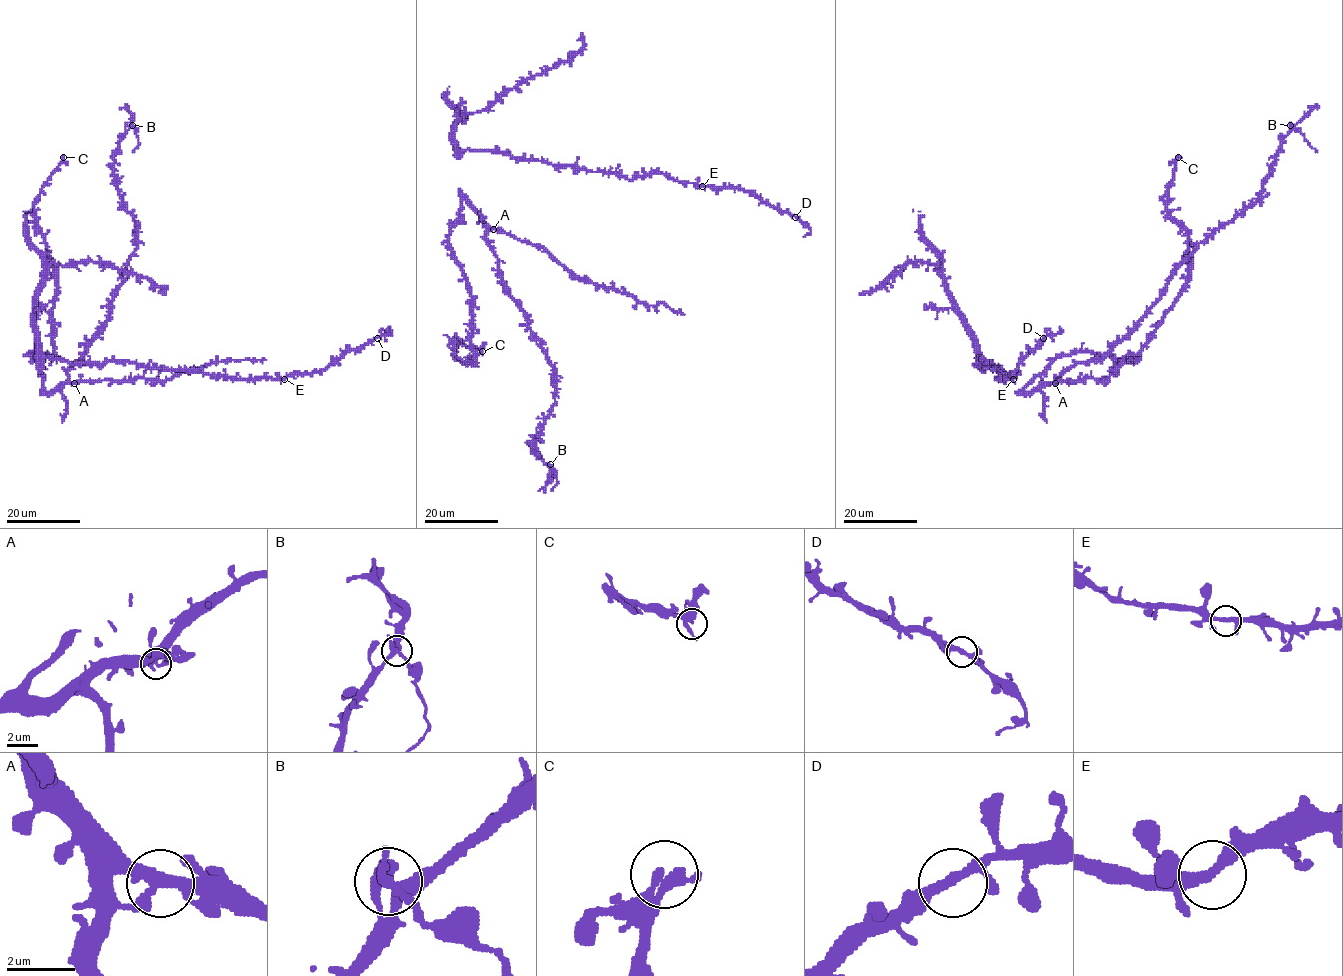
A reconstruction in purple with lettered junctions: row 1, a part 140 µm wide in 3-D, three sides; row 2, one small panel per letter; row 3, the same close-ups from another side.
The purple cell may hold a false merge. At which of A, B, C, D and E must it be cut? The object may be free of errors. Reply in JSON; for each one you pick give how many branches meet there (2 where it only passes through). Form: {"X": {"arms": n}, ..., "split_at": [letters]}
{"B": {"arms": 3}, "split_at": ["B"]}

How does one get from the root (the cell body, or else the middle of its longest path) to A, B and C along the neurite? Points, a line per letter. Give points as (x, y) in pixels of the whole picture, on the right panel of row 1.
A: (1028, 392), (1055, 383)
B: (1028, 392), (1079, 363), (1101, 359), (1130, 330), (1160, 296), (1171, 272), (1256, 201), (1291, 126)
C: (1028, 392), (1025, 388), (1065, 355), (1133, 357), (1173, 304), (1191, 268), (1188, 232), (1166, 206), (1178, 157)

